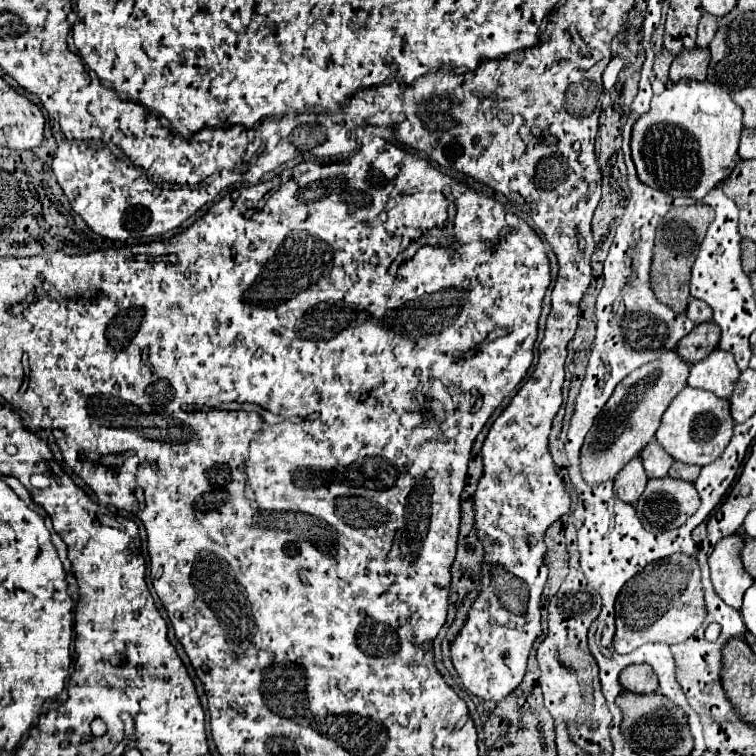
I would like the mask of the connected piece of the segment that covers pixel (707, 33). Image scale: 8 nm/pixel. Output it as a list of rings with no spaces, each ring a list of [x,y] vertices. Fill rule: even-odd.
[[[702,13],[700,25],[698,25],[698,37],[696,37],[696,47],[704,49],[710,45],[716,33],[716,17],[710,17],[708,13]]]

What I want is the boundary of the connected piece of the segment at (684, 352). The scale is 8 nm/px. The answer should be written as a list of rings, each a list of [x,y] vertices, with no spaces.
[[[714,321],[700,323],[684,339],[680,339],[676,353],[682,357],[682,361],[694,365],[716,349],[718,339],[720,339],[720,327]]]

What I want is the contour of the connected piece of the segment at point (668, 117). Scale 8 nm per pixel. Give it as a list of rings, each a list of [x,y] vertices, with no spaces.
[[[682,79],[664,89],[664,93],[652,97],[650,111],[642,115],[632,129],[632,159],[638,171],[638,177],[672,197],[694,197],[702,199],[710,189],[714,189],[720,181],[724,181],[736,161],[738,161],[738,139],[742,131],[742,109],[732,101],[730,93],[722,87],[708,81],[690,81]]]

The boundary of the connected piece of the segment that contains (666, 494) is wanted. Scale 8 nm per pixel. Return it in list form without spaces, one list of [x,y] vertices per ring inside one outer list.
[[[662,477],[662,479],[648,481],[642,497],[636,503],[636,513],[648,531],[660,533],[660,531],[668,531],[684,525],[686,519],[698,511],[698,505],[700,505],[700,497],[692,483],[672,479],[672,477]]]

